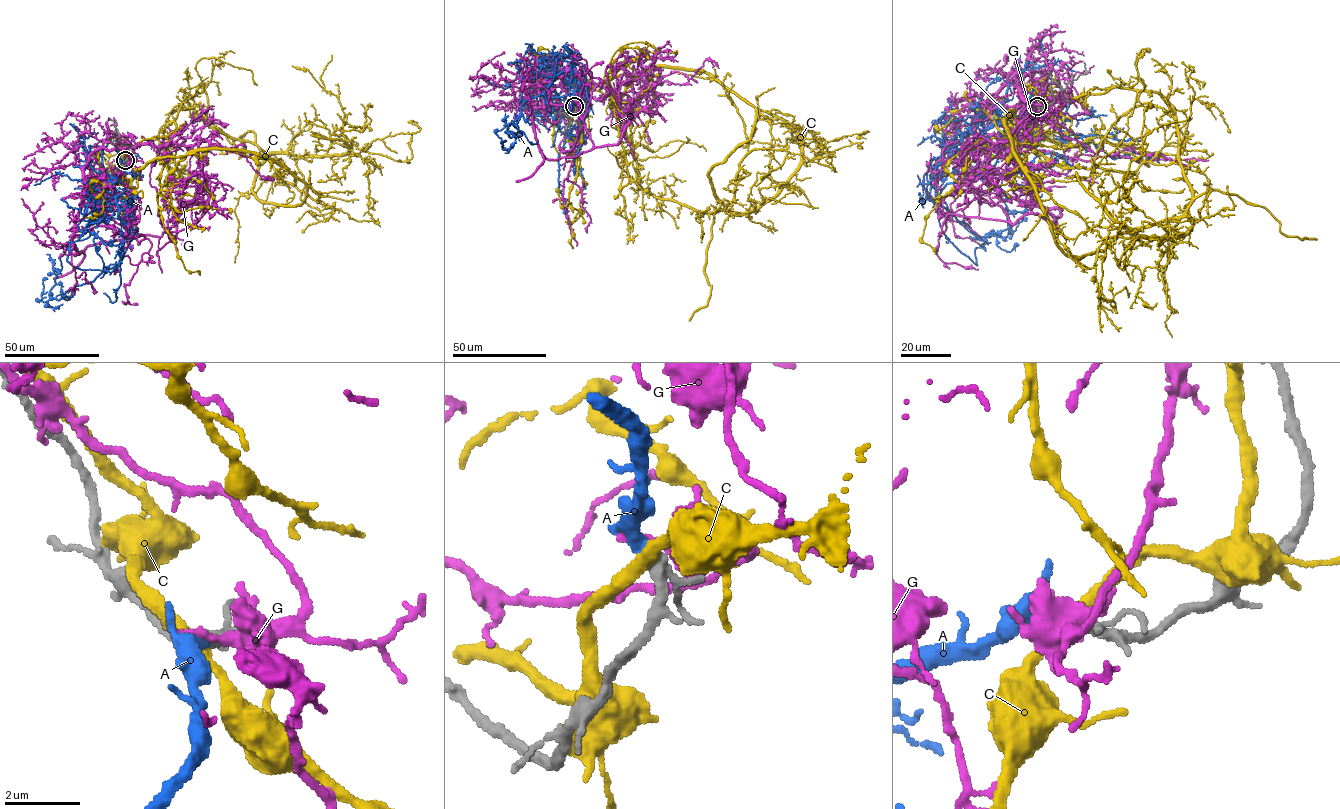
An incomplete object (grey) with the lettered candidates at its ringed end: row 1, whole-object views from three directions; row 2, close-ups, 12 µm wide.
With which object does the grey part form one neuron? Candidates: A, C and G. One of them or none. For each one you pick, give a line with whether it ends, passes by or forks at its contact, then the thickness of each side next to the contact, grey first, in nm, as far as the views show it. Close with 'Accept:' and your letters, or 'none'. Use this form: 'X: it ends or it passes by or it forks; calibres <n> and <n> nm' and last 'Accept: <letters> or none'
A: it passes by; calibres 240 and 280 nm
Accept: A

